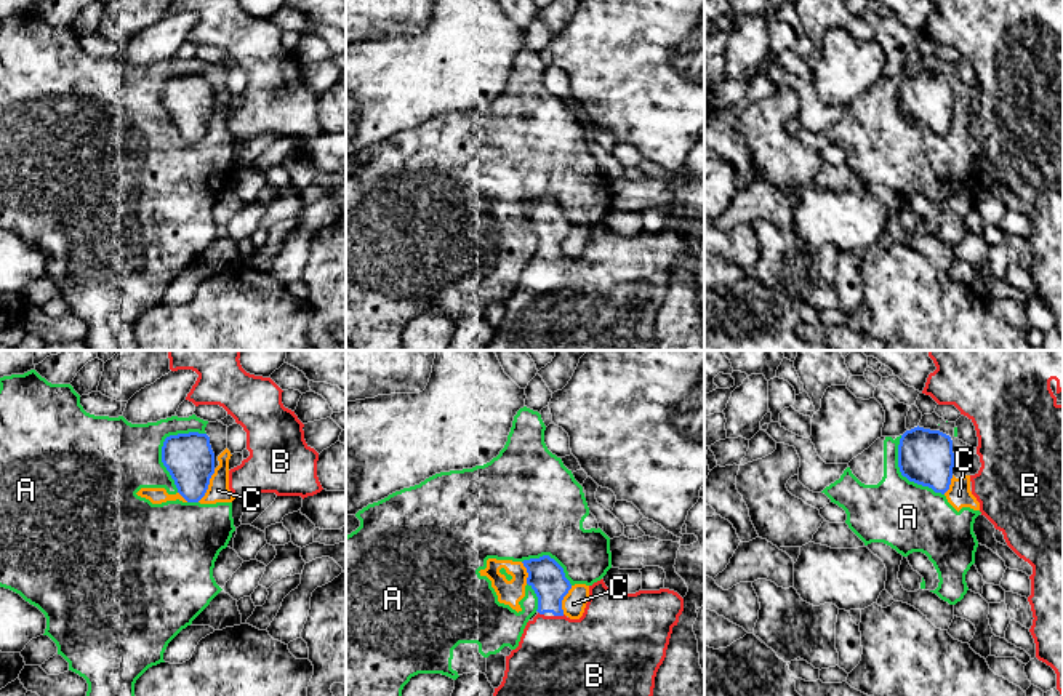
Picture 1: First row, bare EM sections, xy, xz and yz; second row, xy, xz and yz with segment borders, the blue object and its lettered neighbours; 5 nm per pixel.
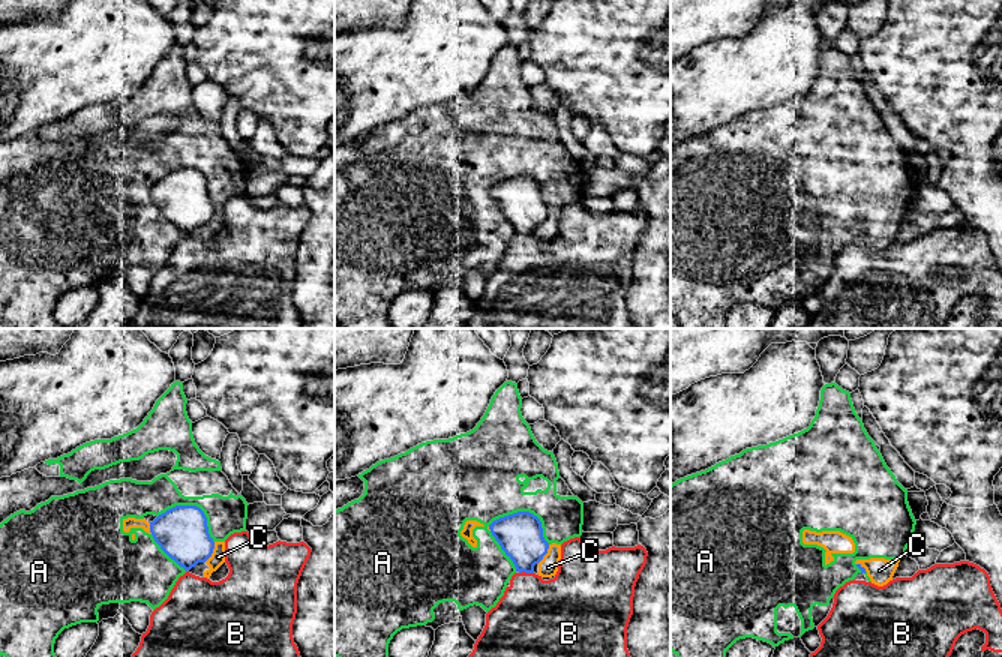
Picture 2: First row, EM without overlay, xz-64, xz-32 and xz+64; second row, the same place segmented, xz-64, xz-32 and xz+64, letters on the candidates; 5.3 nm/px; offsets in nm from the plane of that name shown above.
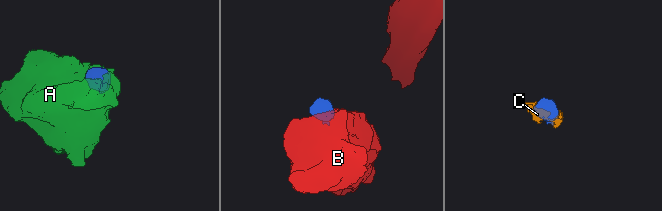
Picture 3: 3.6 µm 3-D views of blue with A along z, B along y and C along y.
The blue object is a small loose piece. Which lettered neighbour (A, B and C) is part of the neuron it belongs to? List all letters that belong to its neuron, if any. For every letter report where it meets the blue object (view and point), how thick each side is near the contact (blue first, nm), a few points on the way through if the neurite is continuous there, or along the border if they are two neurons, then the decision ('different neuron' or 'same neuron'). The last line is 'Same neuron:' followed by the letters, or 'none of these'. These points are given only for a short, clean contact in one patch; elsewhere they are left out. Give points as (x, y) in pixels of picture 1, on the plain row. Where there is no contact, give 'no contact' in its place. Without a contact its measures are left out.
A: xy (164, 87) | 240/380 nm | different neuron
B: xz (559, 256) | 180/480 nm | across xz (546, 218), (549, 242), (559, 256), (561, 306) | same neuron
C: xy (208, 125) | 240/110 nm | different neuron
Same neuron: B

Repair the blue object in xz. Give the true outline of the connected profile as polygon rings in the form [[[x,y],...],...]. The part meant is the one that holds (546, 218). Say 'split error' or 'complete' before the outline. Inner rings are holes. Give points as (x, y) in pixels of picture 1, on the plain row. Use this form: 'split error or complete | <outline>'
split error | [[[549,197],[522,203],[527,226],[538,238],[538,256],[527,264],[519,288],[506,298],[503,323],[487,350],[652,350],[655,318],[684,253],[684,240],[669,230],[618,235],[604,221],[589,227],[589,242],[580,261],[564,256],[562,242],[572,230],[564,210]]]

